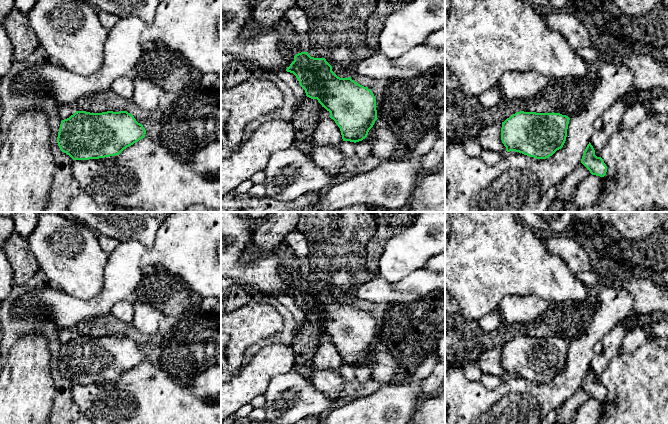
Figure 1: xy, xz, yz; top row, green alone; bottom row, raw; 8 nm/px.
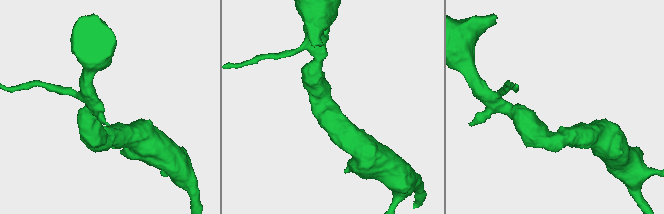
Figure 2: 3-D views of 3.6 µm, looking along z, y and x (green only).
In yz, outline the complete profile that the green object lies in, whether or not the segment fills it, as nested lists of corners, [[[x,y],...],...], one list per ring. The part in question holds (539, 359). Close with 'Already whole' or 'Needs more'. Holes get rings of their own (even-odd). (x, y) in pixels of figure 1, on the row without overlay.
[[[516,336],[502,346],[501,364],[507,376],[546,383],[563,371],[569,344],[554,336]]]. Already whole

